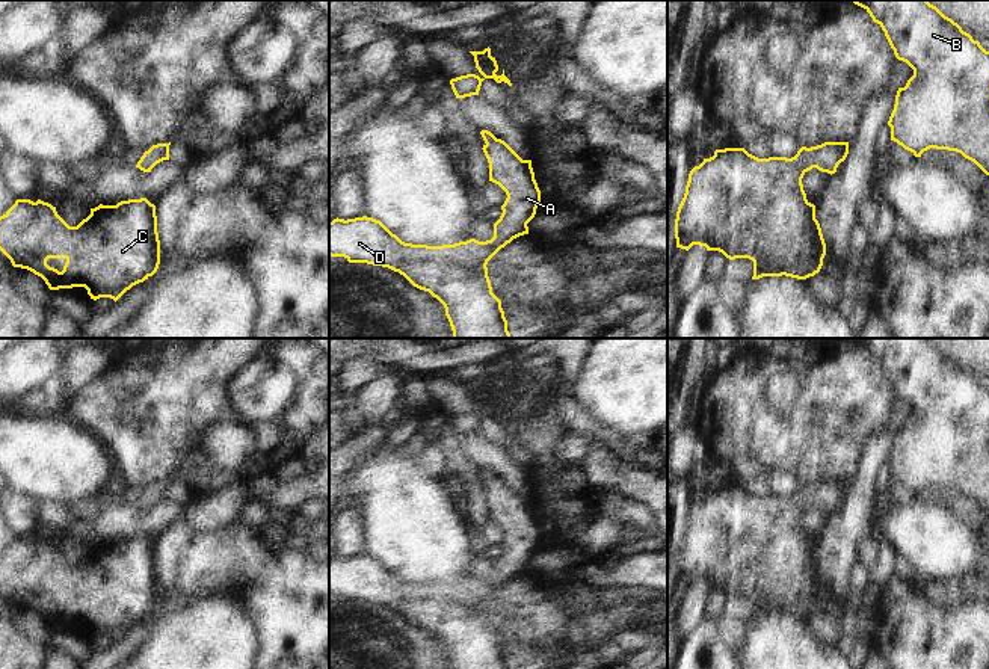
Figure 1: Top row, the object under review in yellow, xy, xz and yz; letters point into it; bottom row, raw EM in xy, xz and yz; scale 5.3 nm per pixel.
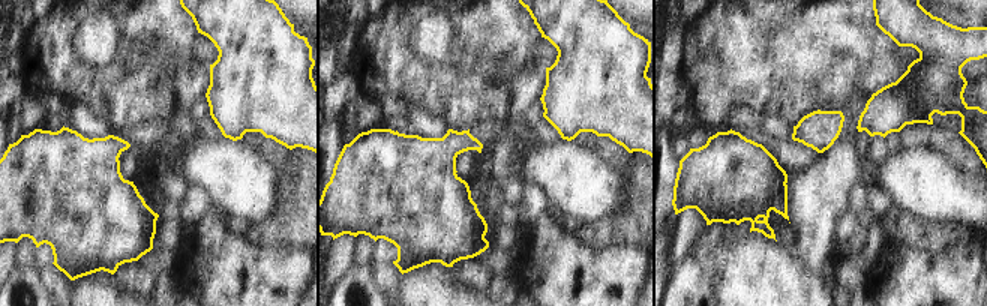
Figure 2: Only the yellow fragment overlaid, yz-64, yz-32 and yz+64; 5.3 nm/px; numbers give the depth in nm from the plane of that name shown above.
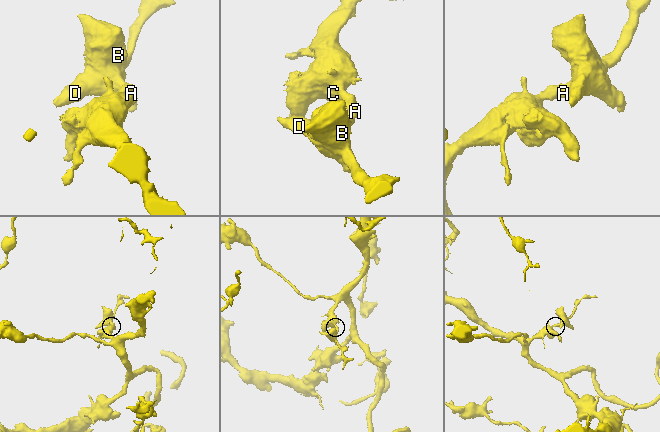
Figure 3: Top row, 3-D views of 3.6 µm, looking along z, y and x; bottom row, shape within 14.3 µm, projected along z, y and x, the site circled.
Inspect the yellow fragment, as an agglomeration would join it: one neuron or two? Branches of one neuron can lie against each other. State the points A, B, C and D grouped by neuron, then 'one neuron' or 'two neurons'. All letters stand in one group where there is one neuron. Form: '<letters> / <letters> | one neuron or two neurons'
A B C D | one neuron

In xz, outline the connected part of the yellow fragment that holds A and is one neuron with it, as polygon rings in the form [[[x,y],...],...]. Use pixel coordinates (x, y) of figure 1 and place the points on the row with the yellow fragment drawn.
[[[482,130],[480,134],[485,140],[482,150],[489,163],[489,181],[498,184],[507,195],[501,205],[503,213],[494,224],[494,237],[491,240],[479,242],[476,239],[470,239],[467,242],[442,246],[412,245],[402,242],[381,220],[373,217],[362,216],[347,220],[337,217],[329,222],[329,255],[344,257],[349,263],[367,263],[388,267],[403,275],[414,287],[429,291],[444,305],[445,316],[453,331],[453,338],[510,338],[501,301],[492,293],[486,264],[513,239],[528,234],[527,224],[536,214],[536,208],[541,202],[541,190],[535,180],[531,160],[522,160],[504,140],[497,139],[491,131]]]

